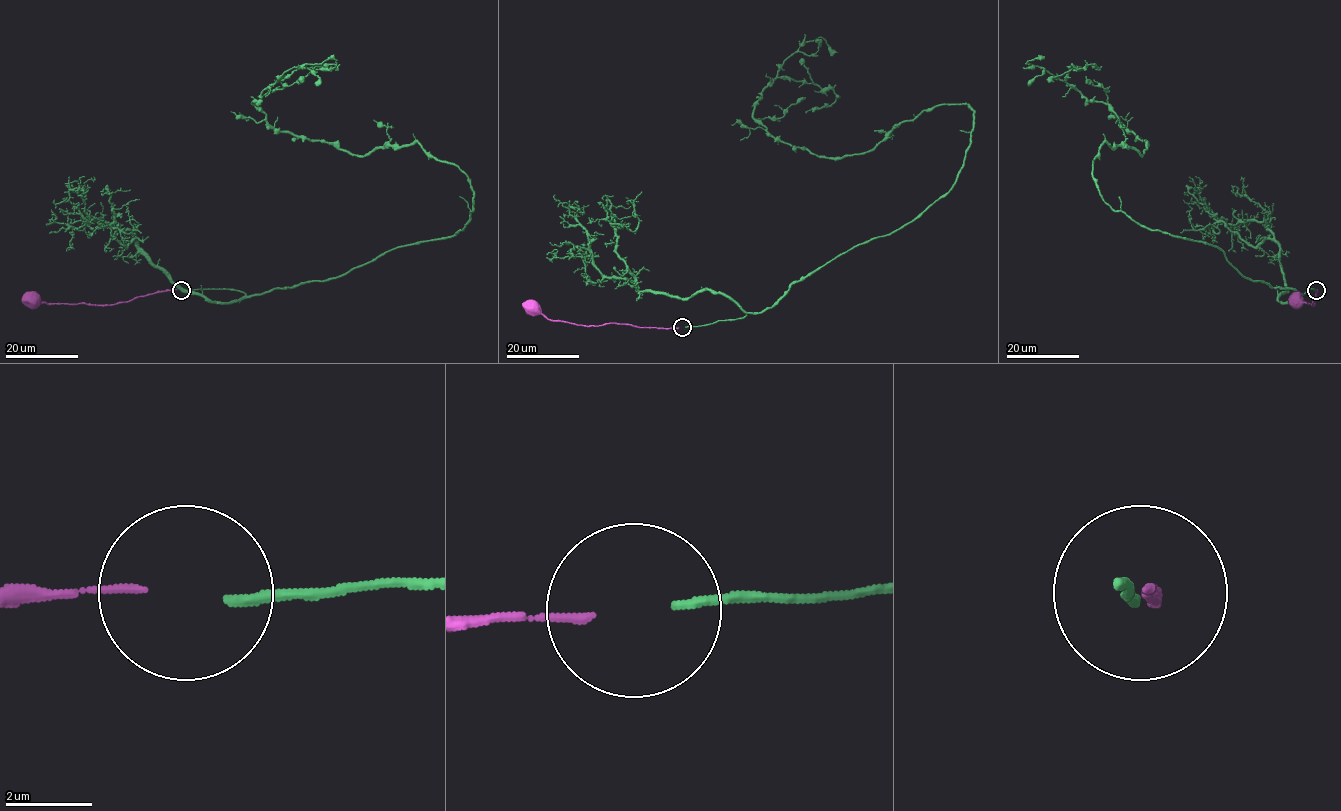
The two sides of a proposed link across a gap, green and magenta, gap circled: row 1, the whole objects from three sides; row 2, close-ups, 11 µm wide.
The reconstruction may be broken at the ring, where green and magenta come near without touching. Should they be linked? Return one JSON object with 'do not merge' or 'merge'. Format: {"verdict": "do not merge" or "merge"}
{"verdict": "merge"}

